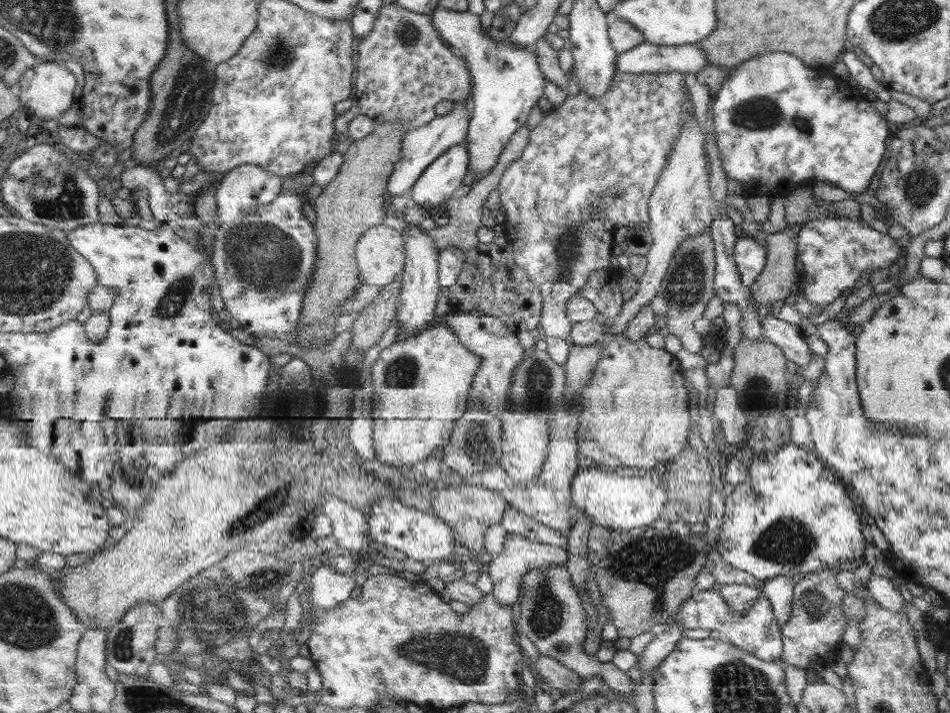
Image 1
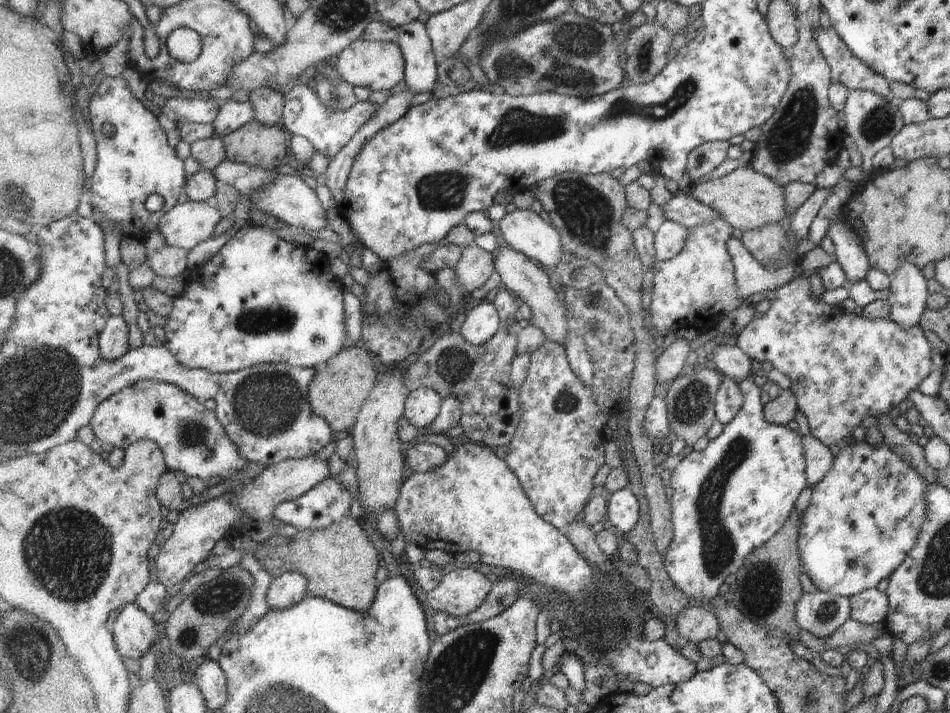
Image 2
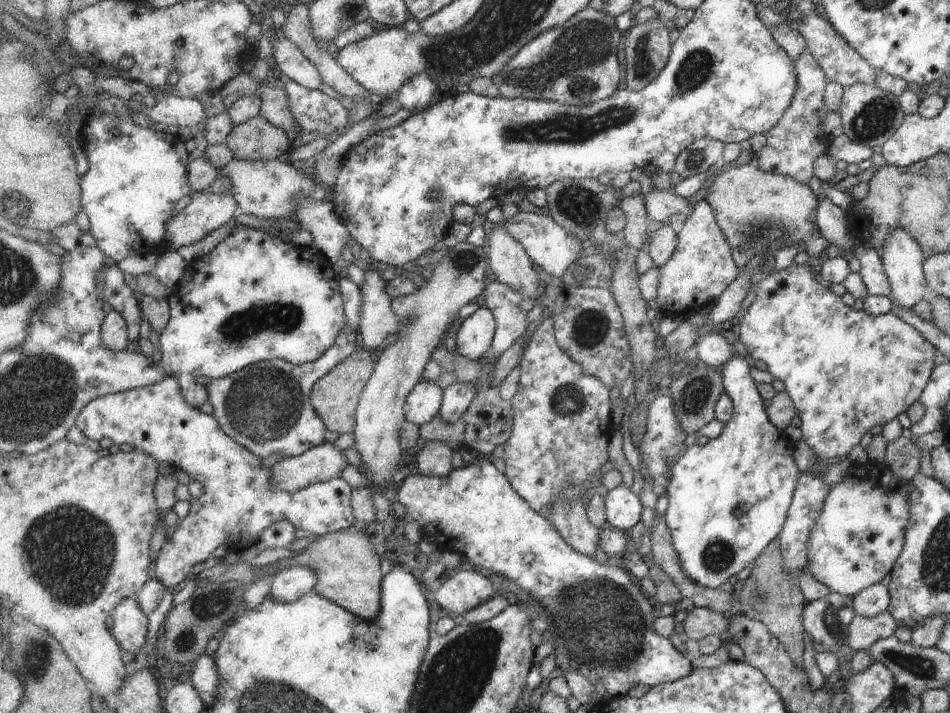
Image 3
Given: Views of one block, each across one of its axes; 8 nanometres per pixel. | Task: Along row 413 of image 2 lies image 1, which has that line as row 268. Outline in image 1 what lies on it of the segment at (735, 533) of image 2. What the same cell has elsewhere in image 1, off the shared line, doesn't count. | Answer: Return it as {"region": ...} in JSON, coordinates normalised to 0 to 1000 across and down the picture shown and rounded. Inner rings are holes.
{"region":[[[776,332],[771,358],[780,397],[787,403],[793,400],[805,376],[806,348],[788,332]]]}

